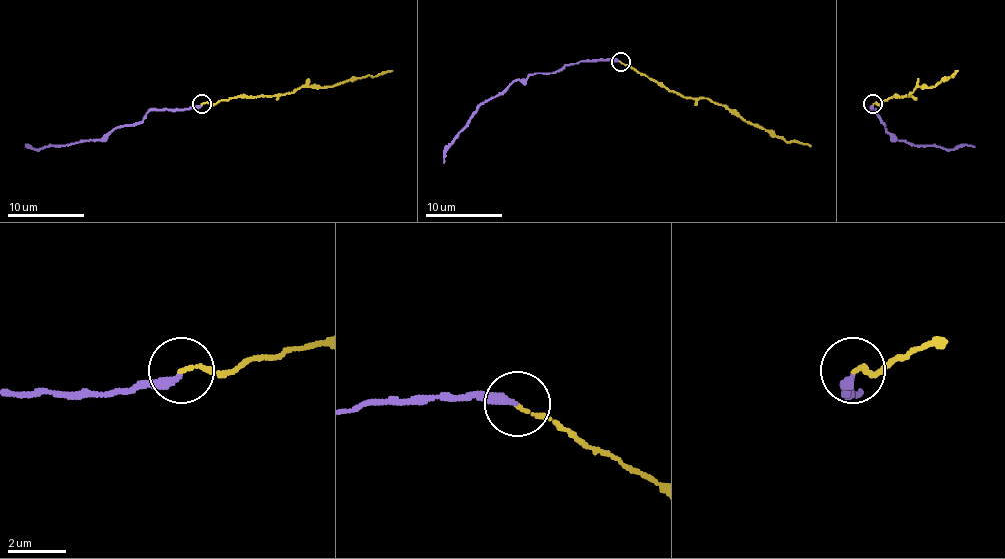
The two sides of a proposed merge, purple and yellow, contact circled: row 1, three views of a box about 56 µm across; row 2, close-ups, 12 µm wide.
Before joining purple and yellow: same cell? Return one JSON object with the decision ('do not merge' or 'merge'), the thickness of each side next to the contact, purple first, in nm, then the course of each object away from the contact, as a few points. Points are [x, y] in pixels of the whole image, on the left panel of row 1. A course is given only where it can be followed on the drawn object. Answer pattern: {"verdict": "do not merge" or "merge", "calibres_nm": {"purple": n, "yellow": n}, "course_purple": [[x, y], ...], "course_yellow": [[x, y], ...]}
{"verdict": "do not merge", "calibres_nm": {"purple": 280, "yellow": 130}, "course_purple": [[202, 104], [183, 110], [150, 110], [137, 123], [111, 129], [94, 140], [36, 148], [28, 144], [25, 146]], "course_yellow": [[202, 104], [216, 104], [237, 96], [289, 94], [305, 86], [339, 84], [391, 71]]}

